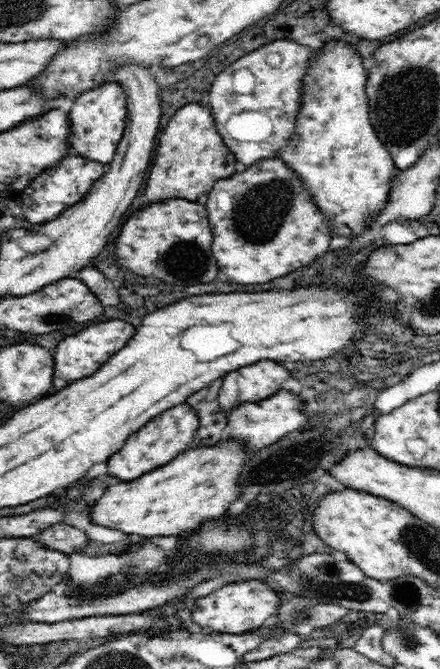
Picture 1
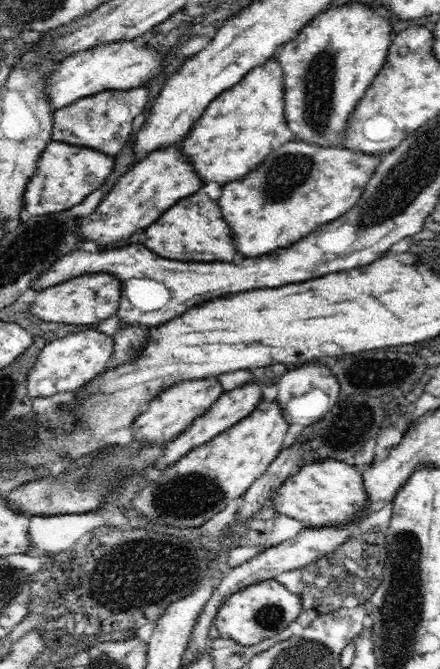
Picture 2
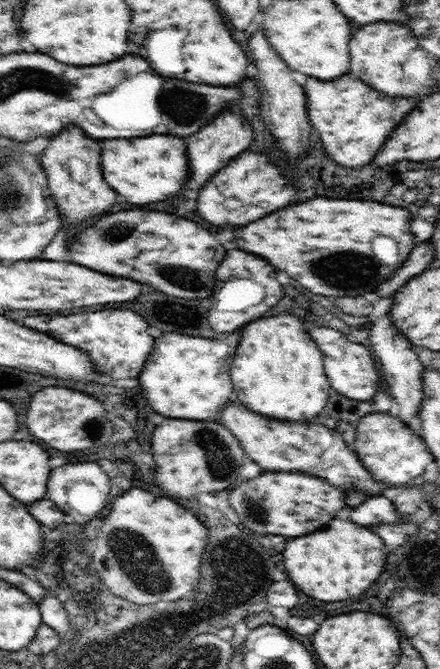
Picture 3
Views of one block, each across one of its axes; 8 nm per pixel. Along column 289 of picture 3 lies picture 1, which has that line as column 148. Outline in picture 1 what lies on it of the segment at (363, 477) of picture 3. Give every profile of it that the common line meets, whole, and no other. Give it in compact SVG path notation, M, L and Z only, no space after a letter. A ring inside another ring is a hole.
M188 403L170 407L162 414L151 418L140 430L130 434L124 448L108 460L108 472L112 477L118 476L120 480L134 480L165 465L189 447L199 426L198 413Z

